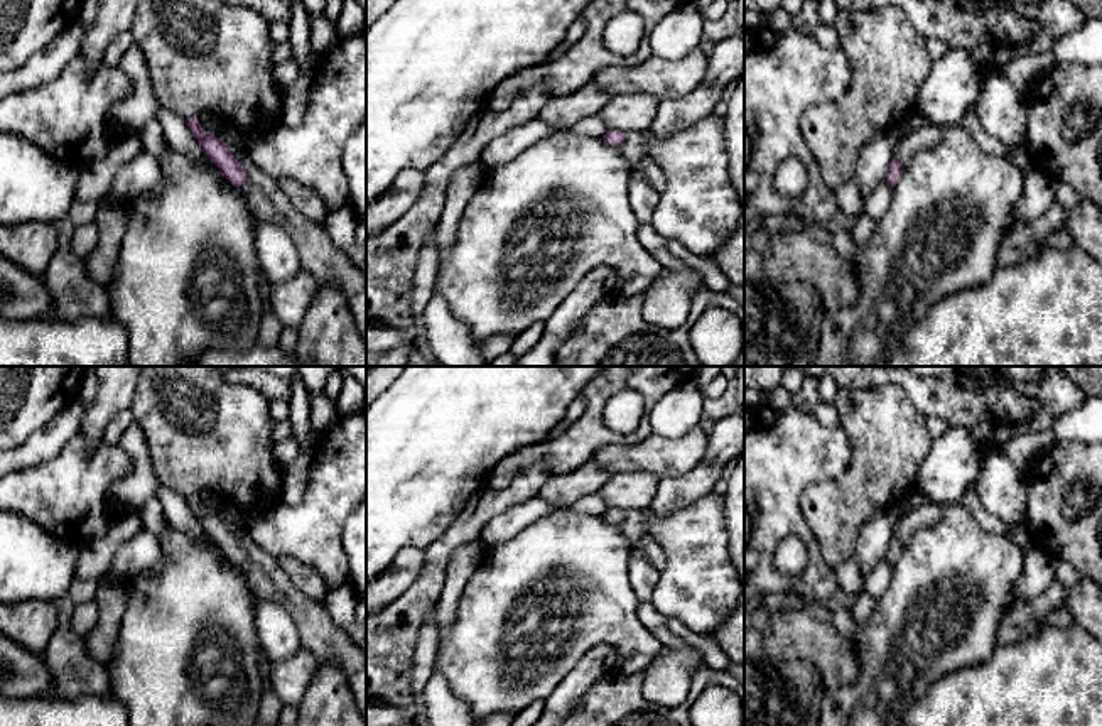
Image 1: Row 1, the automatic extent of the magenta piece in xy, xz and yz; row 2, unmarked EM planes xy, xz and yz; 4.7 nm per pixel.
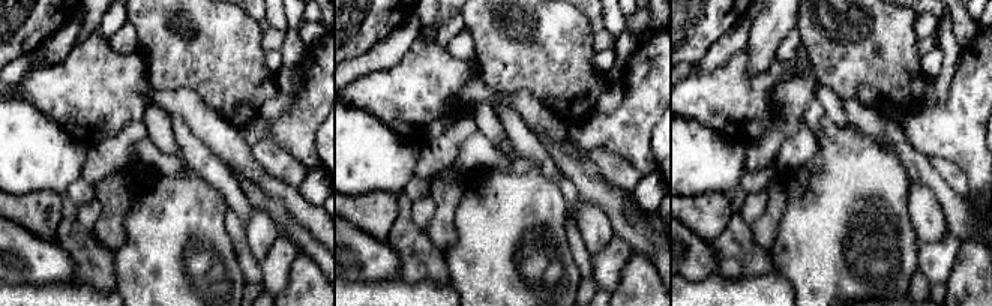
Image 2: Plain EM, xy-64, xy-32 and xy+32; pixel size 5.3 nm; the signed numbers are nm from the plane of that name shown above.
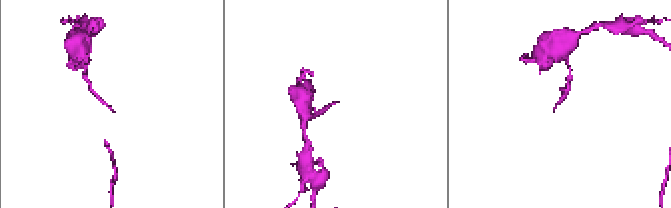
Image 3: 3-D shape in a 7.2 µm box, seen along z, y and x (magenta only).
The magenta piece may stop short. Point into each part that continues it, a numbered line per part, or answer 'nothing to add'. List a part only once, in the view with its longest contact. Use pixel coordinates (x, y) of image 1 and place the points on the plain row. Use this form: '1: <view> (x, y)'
1: xy (318, 632)

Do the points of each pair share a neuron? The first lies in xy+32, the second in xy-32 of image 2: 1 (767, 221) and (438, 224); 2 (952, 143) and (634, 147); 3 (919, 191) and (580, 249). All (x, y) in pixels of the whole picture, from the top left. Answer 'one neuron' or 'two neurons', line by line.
1: one neuron
2: one neuron
3: two neurons

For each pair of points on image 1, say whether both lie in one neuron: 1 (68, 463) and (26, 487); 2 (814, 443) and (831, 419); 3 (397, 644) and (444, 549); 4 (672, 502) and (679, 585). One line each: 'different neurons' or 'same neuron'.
1: same neuron
2: different neurons
3: same neuron
4: different neurons

